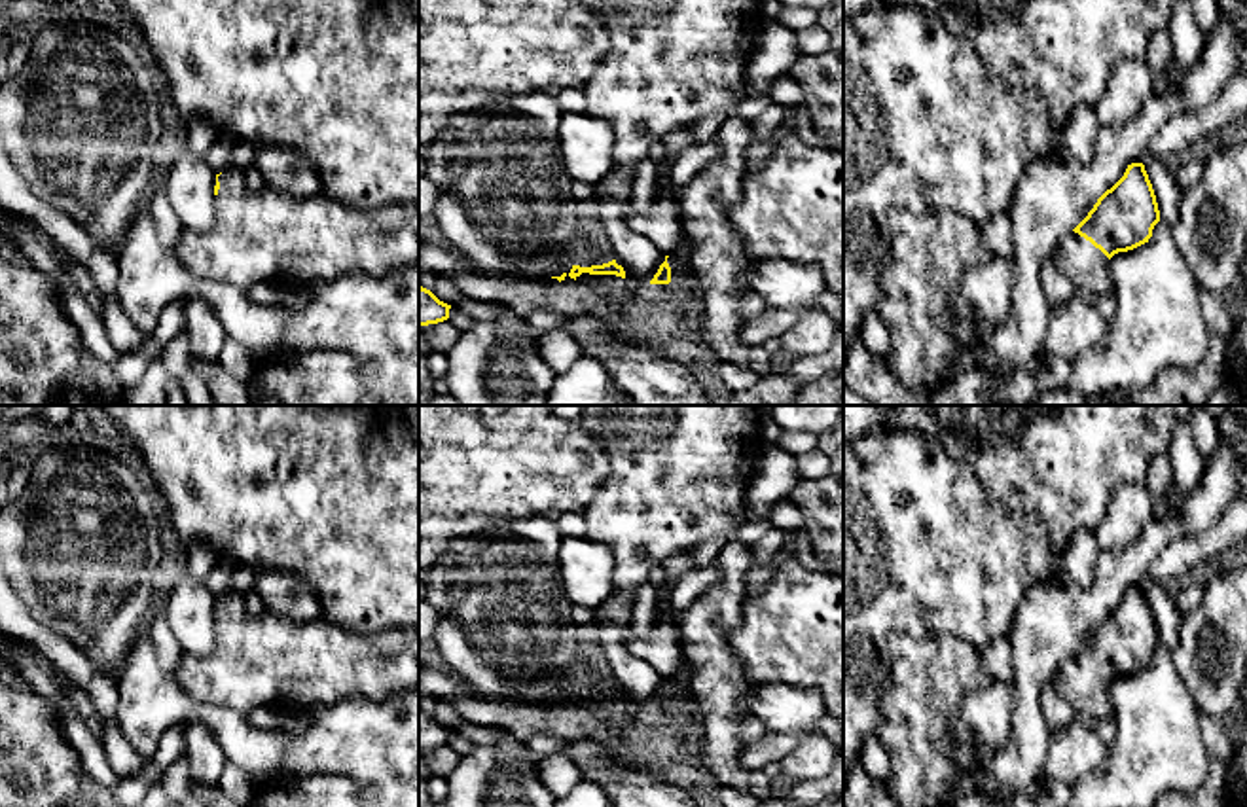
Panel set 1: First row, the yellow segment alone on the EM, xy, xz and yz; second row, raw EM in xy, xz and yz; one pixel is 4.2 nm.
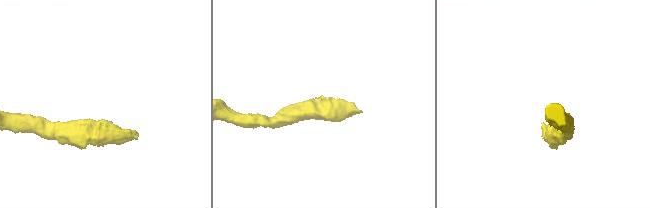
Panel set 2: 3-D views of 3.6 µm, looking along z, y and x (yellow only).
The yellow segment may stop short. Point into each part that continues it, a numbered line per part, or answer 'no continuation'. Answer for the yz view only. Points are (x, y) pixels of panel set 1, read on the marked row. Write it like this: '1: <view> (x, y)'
1: yz (1079, 260)

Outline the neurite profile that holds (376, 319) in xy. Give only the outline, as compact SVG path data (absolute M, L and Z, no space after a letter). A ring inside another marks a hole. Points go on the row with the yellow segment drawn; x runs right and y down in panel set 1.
M419 263L389 271L383 277L354 271L330 282L288 286L280 290L279 303L294 314L282 335L284 352L339 350L354 356L360 364L375 364L381 375L377 398L385 405L419 405Z

